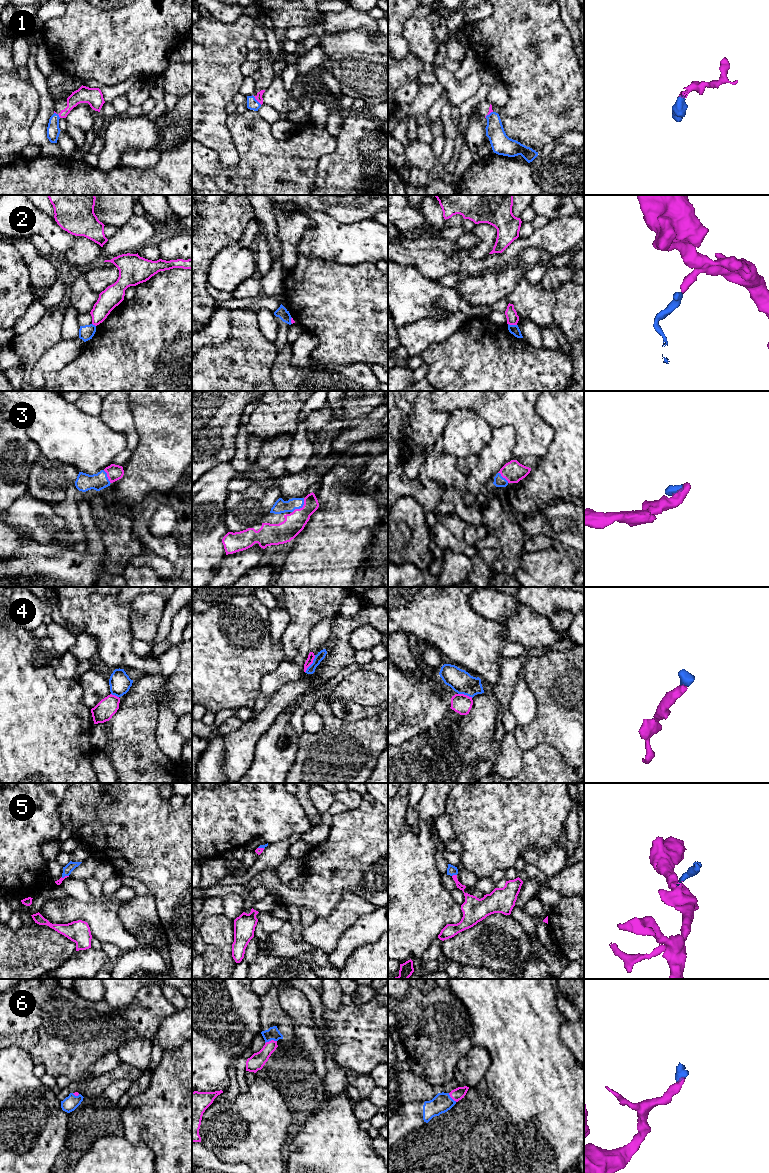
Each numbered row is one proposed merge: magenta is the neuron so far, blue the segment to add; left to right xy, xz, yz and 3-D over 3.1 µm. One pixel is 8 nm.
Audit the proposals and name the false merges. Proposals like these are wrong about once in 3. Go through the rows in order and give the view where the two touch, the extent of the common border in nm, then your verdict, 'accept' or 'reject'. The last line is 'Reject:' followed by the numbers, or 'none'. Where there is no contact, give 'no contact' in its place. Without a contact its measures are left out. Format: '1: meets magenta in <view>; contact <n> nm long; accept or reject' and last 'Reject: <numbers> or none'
1: meets magenta in xz; contact 110 nm long; accept
2: meets magenta in yz; contact 70 nm long; reject
3: meets magenta in xz; contact 160 nm long; accept
4: meets magenta in xz; contact 170 nm long; reject
5: meets magenta in yz; contact 40 nm long; accept
6: meets magenta in xz; contact 100 nm long; accept
Reject: 2, 4

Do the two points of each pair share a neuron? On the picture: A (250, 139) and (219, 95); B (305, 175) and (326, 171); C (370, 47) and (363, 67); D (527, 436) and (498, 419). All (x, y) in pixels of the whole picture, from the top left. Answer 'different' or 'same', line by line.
A: different
B: different
C: different
D: same

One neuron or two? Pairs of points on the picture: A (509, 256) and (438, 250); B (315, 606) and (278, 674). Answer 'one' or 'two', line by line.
A: one
B: one

